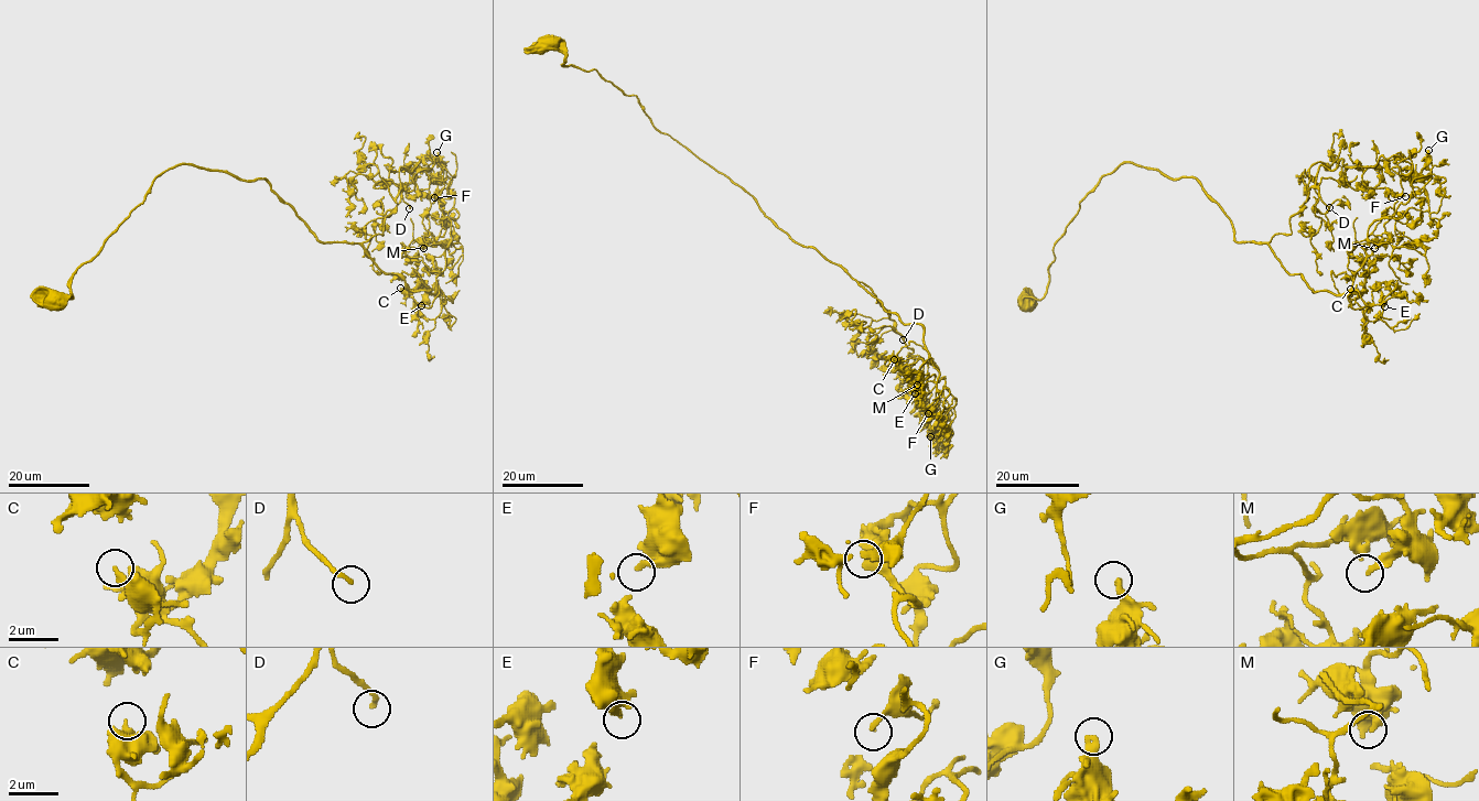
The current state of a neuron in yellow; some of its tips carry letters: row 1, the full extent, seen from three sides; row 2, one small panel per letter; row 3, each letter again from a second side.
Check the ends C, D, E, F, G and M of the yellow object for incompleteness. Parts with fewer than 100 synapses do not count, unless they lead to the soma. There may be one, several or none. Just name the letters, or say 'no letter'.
D

